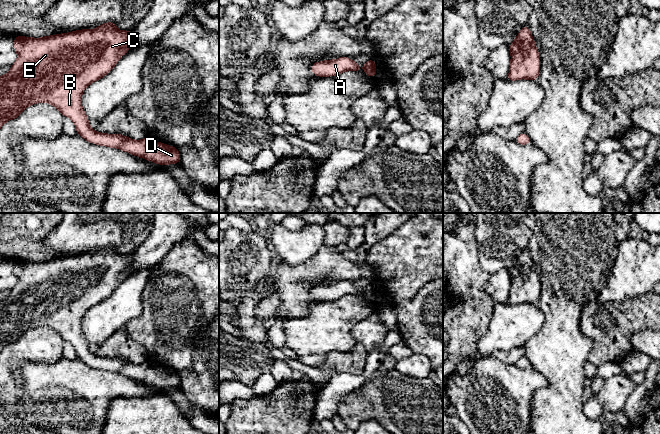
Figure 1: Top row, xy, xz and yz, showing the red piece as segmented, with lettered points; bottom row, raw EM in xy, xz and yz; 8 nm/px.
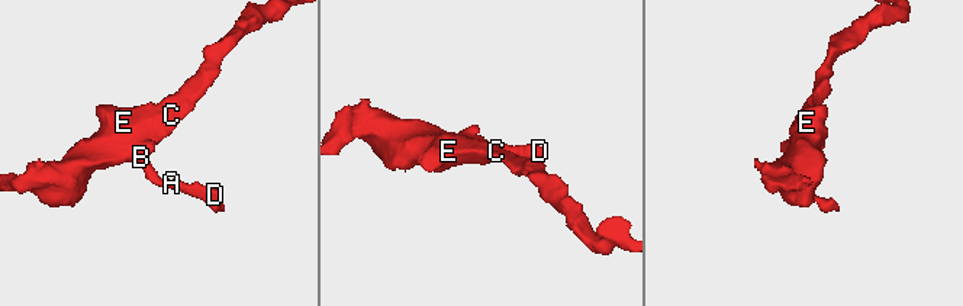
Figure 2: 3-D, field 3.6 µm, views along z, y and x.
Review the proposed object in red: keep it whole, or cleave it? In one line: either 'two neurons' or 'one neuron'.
one neuron

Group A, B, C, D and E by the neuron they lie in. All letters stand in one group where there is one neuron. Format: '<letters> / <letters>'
A B C D E

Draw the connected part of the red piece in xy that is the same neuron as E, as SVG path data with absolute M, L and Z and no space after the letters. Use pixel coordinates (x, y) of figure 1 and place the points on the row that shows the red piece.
M107 22L93 30L83 29L43 38L15 36L14 49L18 53L18 58L10 71L0 77L0 128L5 122L16 119L28 106L47 102L57 108L63 117L69 117L76 126L77 134L90 143L119 148L131 155L153 161L159 165L180 163L180 153L176 147L161 142L156 143L150 139L149 135L142 140L136 141L120 134L98 133L89 125L89 119L82 108L81 96L83 90L94 81L106 76L112 70L119 59L129 51L131 40L132 30L120 31L113 22Z

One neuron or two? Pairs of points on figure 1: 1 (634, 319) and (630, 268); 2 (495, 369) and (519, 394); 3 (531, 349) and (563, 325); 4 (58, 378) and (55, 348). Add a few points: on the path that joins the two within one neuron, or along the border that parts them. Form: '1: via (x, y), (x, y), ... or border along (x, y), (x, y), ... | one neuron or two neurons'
1: border along (647, 292), (621, 302), (609, 302) | two neurons
2: via (500, 375), (513, 388) | one neuron
3: via (539, 349), (555, 333) | one neuron
4: border along (62, 357), (52, 363), (32, 361) | two neurons

